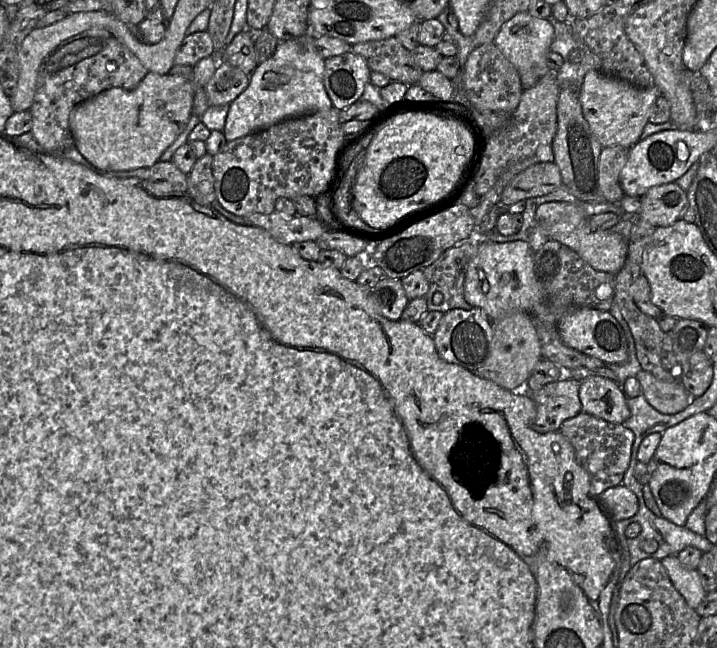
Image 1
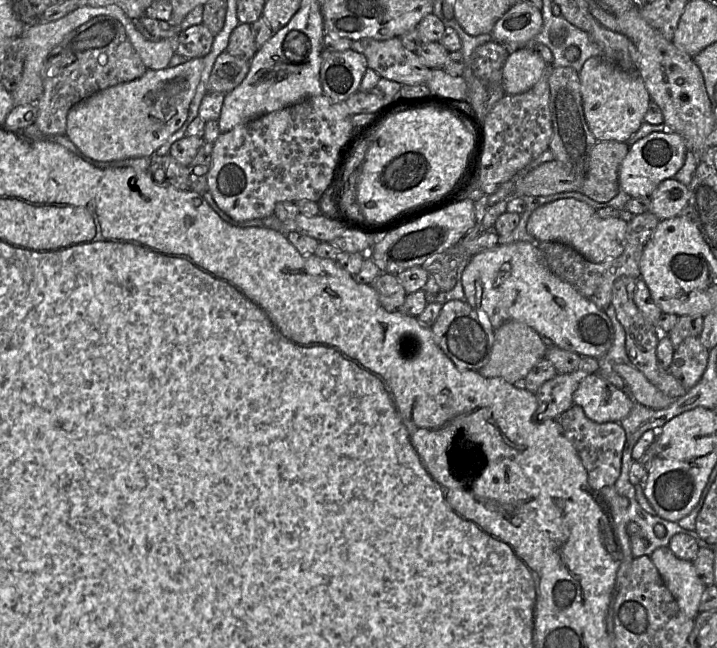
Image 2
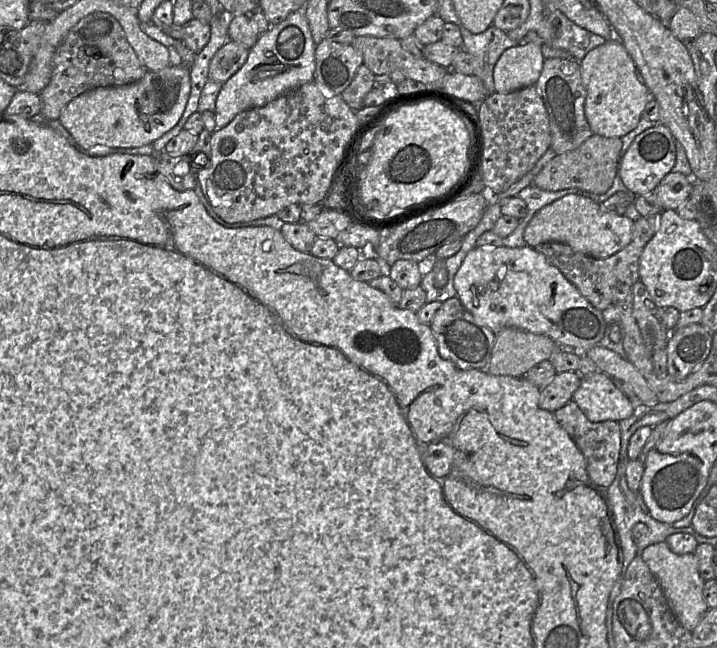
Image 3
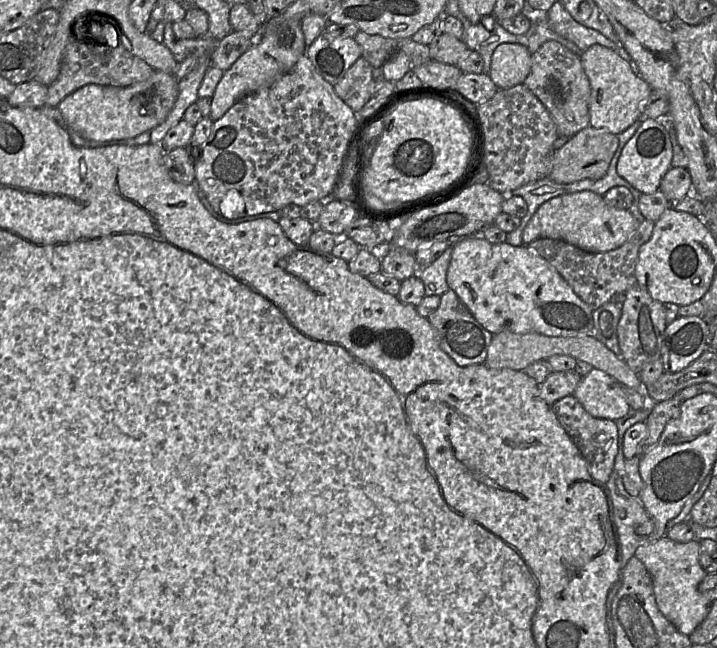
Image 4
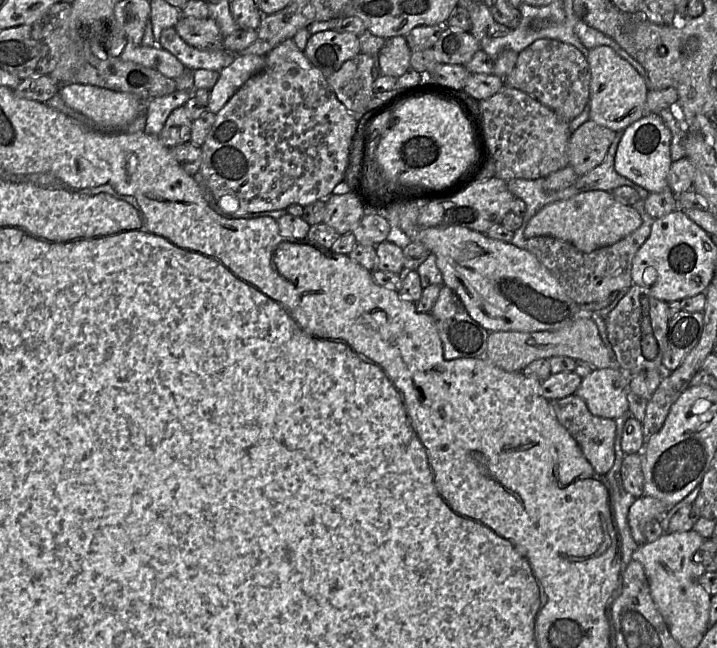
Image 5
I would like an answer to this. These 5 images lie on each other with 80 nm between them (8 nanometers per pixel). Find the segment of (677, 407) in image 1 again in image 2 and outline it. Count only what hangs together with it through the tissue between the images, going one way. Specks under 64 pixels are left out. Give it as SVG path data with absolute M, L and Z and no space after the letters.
M612 363L610 366L624 379L634 401L651 409L664 409L676 400L661 392L631 364Z

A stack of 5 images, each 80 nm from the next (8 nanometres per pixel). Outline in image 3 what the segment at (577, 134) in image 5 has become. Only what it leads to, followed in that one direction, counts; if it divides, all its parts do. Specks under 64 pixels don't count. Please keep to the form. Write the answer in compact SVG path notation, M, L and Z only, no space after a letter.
M593 134L579 148L558 154L550 160L534 177L532 185L545 191L576 188L593 194L604 194L611 188L618 173L621 148L621 138Z

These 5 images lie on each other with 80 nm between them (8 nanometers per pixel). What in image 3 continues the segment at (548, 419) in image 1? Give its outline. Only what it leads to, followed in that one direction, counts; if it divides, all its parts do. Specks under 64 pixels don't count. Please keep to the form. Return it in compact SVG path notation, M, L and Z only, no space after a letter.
M562 372L556 375L540 390L539 406L551 413L572 400L579 388L581 376L578 372Z

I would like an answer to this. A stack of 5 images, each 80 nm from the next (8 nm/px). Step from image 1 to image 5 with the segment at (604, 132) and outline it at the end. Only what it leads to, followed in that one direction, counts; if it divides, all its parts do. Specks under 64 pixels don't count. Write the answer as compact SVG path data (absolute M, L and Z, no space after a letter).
M609 46L590 49L587 61L591 73L589 119L615 132L624 131L646 113L648 88L631 64Z

